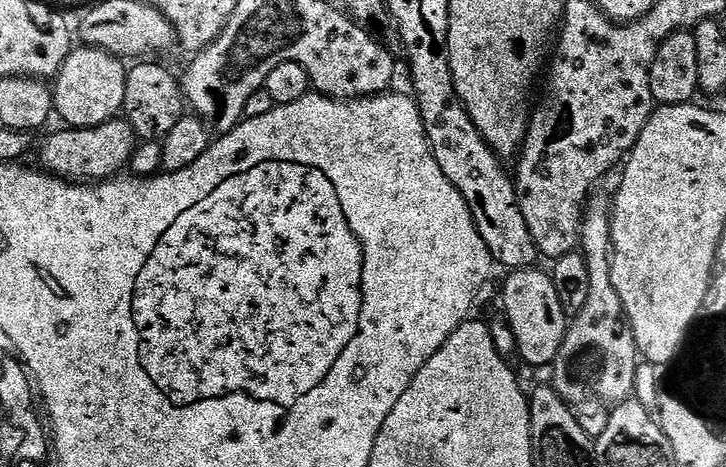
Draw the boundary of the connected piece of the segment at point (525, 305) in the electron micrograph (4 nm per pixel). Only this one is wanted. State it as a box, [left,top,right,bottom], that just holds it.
[503,266,570,365]

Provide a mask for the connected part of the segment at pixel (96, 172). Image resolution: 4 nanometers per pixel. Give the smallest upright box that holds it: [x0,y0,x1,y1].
[40,118,138,182]

